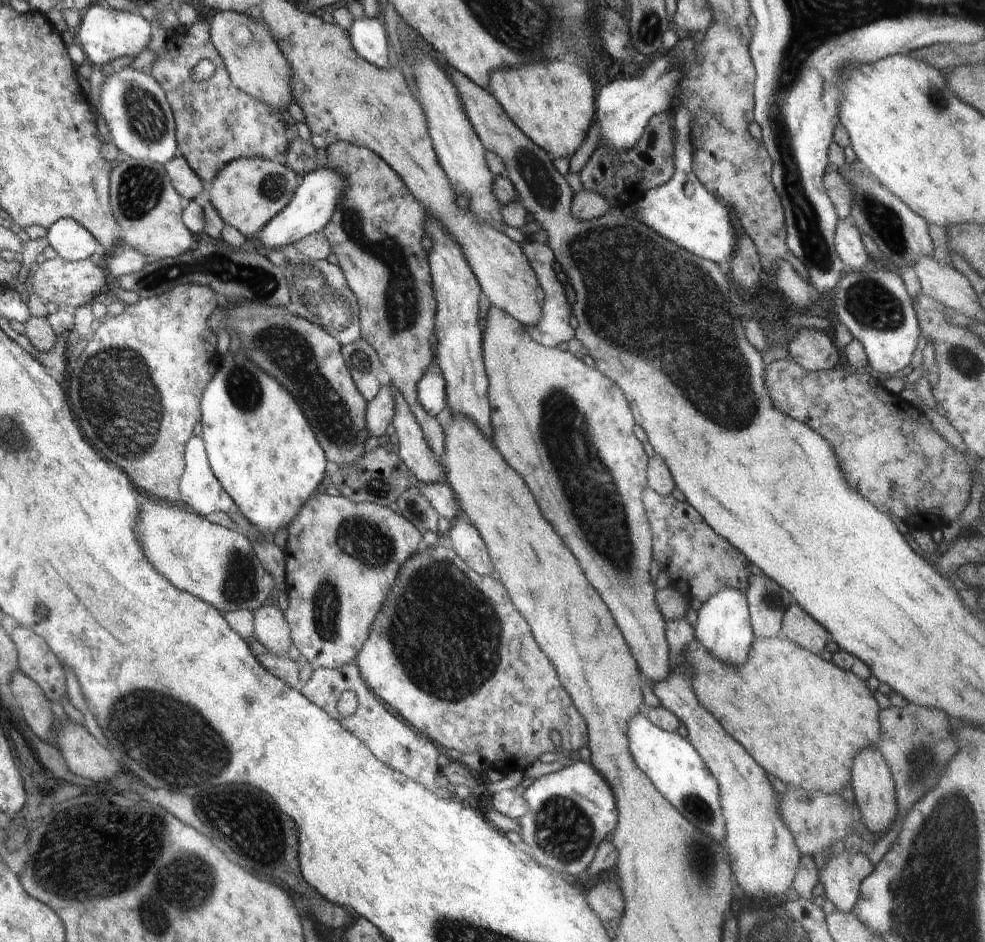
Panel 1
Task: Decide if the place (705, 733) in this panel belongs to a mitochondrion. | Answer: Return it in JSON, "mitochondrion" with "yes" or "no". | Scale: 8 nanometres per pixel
{"mitochondrion":"no"}

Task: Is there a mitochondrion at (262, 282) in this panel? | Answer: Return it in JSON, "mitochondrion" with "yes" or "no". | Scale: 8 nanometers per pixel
{"mitochondrion":"yes"}

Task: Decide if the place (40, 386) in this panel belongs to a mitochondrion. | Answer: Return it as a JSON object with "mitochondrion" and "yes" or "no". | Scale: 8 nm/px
{"mitochondrion":"no"}

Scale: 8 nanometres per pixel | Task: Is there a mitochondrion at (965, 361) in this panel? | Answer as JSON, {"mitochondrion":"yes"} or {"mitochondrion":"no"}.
{"mitochondrion":"yes"}

